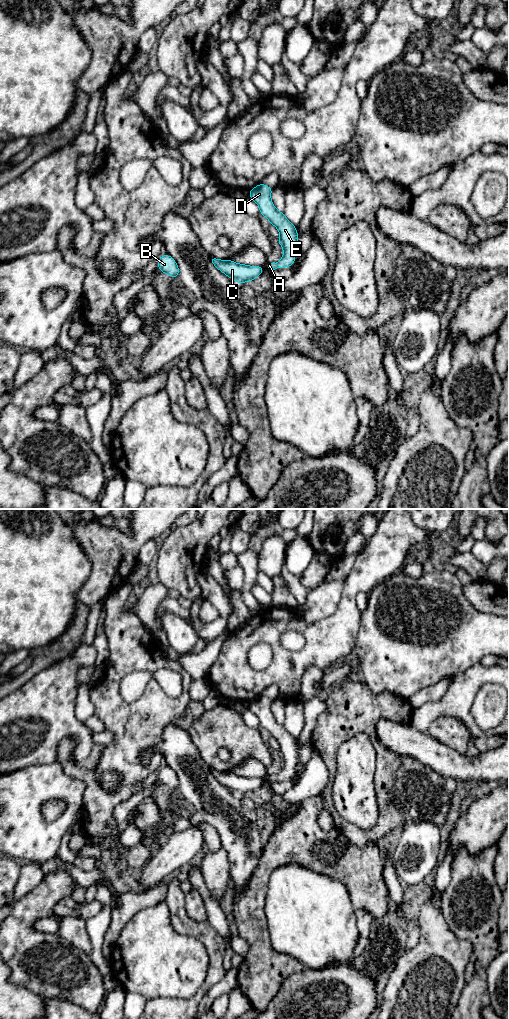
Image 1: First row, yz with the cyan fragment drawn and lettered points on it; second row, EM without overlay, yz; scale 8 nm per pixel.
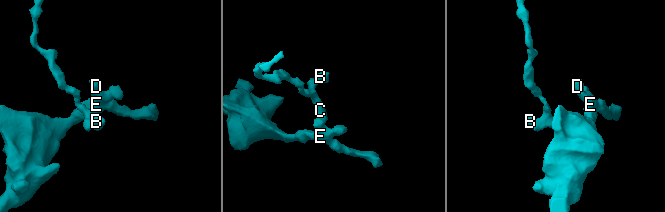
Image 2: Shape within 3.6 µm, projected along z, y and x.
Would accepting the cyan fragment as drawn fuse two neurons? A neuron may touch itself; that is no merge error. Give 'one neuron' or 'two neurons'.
one neuron

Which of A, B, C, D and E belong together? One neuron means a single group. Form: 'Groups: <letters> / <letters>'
Groups: A B C D E

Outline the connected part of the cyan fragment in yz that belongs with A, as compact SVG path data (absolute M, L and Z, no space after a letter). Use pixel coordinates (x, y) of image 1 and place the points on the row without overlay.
M261 695L249 703L250 710L259 718L260 726L265 728L270 736L274 737L279 743L278 755L284 763L278 775L267 775L270 784L278 779L290 779L295 775L295 765L298 759L298 745L296 738L293 737L283 726L279 724L272 712L272 700Z

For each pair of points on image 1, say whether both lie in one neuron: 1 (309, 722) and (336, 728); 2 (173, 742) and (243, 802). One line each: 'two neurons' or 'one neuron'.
1: two neurons
2: one neuron

